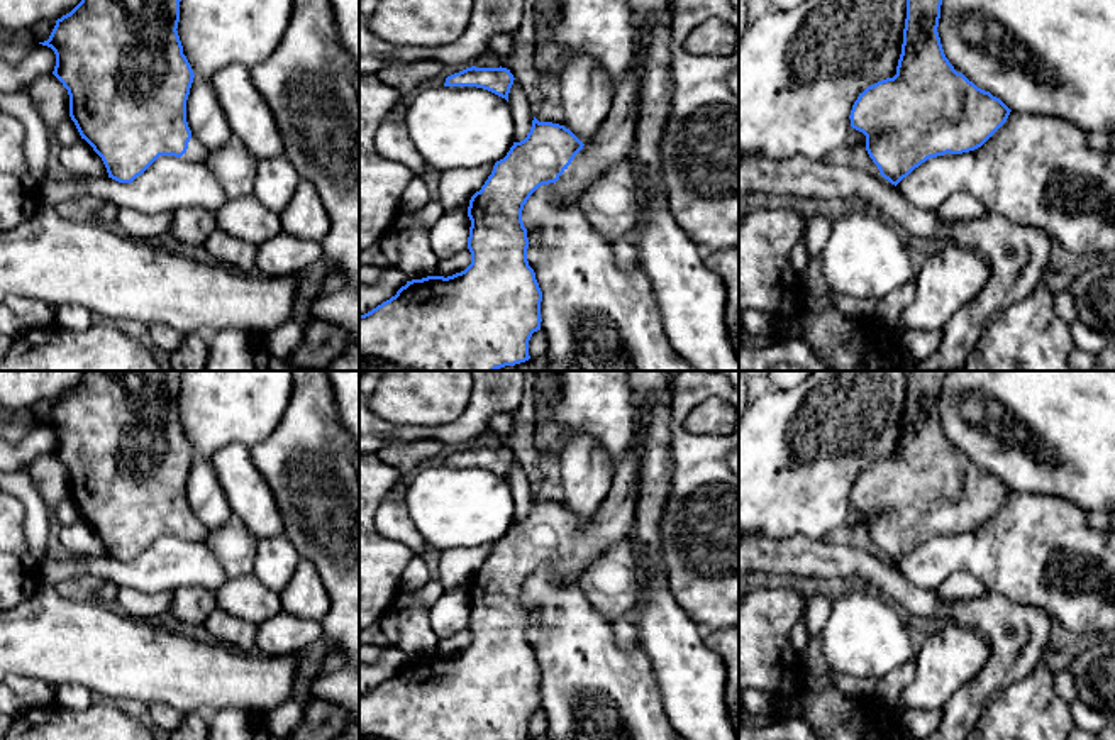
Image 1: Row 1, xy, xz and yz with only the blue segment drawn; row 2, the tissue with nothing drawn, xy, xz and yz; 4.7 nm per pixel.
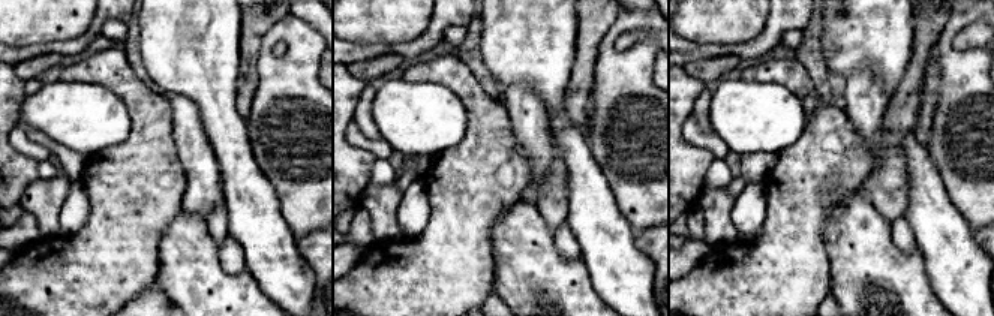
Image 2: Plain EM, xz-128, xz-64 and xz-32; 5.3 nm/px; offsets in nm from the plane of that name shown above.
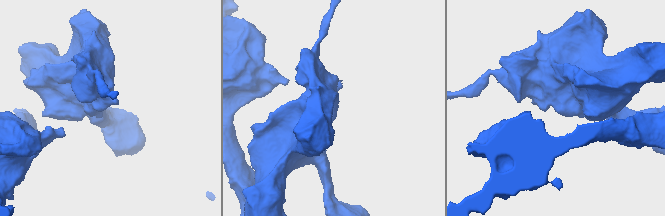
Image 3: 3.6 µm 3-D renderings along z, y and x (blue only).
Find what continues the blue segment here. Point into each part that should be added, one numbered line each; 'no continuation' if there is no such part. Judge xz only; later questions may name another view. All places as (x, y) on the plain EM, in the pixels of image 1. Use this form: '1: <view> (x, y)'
1: xz (614, 520)

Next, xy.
1: xy (197, 532)

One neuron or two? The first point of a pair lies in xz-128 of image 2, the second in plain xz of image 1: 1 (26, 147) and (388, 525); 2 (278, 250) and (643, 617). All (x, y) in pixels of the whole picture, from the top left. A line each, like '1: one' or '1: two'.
1: one
2: one

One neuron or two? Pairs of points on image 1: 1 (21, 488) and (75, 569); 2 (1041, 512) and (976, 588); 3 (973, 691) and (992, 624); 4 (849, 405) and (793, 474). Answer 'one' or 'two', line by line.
1: two
2: two
3: one
4: one

